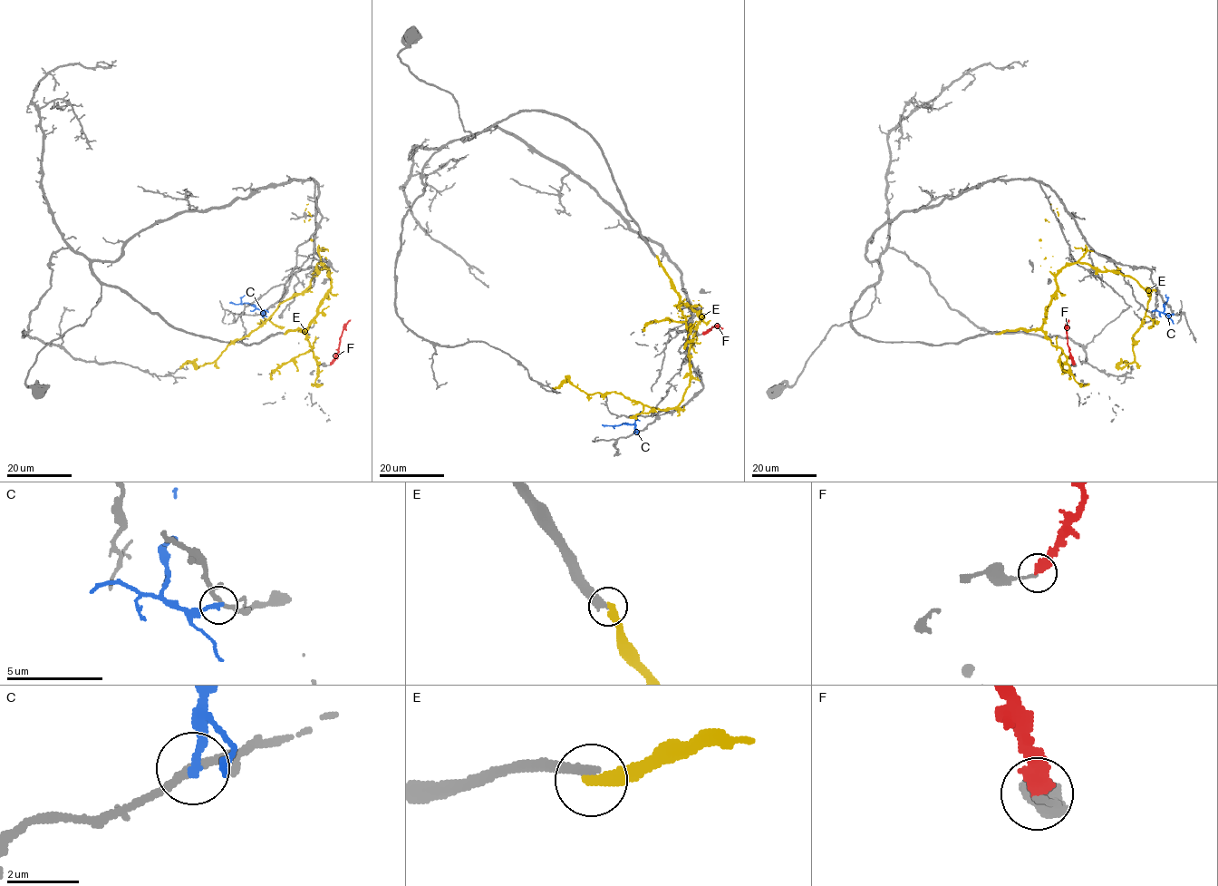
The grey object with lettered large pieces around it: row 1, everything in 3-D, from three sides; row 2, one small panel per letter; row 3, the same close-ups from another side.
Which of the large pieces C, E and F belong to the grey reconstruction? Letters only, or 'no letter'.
no letter

